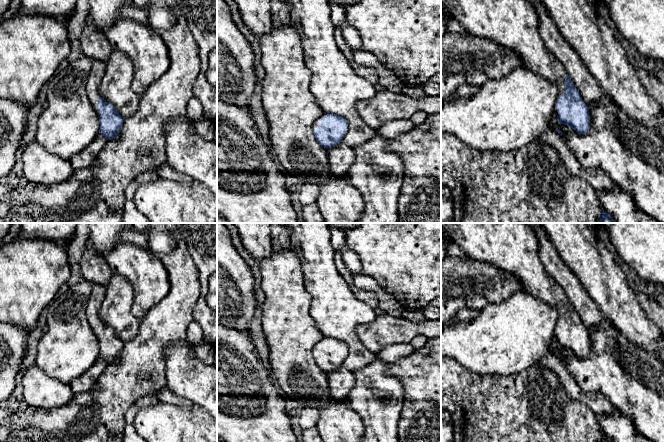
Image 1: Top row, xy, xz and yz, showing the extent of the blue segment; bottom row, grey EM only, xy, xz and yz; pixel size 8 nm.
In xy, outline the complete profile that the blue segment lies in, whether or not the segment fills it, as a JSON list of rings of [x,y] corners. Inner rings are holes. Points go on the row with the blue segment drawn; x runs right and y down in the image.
[[[92,61],[91,71],[87,78],[86,94],[98,115],[100,121],[99,133],[106,140],[113,140],[118,136],[125,117],[121,116],[115,107],[106,102],[99,94],[99,87],[106,71],[106,65],[107,61]]]

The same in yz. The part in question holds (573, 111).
[[[441,0],[441,8],[457,20],[470,35],[491,40],[519,55],[532,72],[549,79],[559,87],[555,114],[560,124],[570,126],[578,134],[590,129],[589,107],[567,74],[550,52],[539,32],[539,17],[529,0]]]

